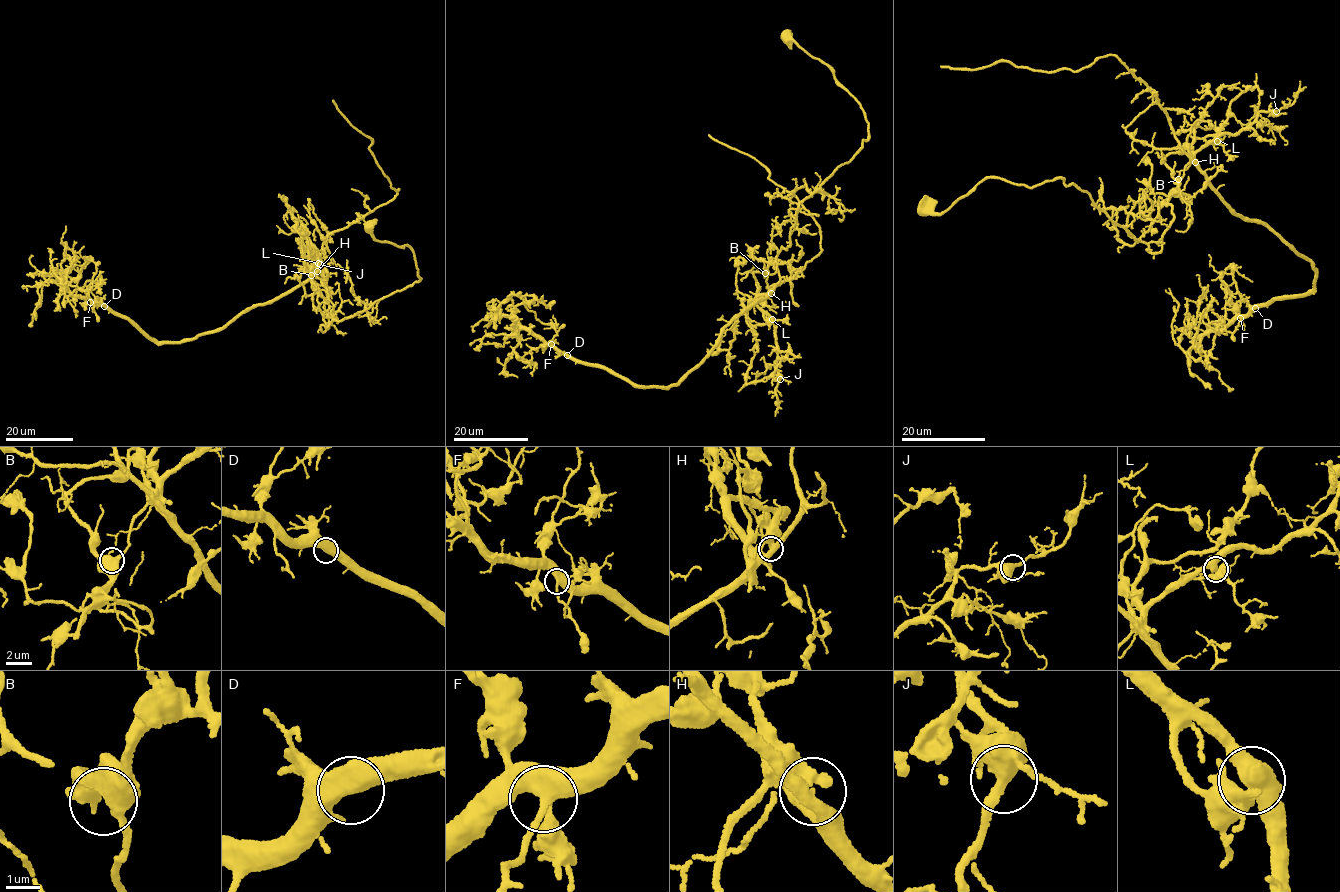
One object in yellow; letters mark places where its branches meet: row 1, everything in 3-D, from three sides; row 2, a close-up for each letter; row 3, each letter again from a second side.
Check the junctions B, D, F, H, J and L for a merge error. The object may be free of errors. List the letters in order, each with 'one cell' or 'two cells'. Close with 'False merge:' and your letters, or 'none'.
B: one cell
D: one cell
F: one cell
H: two cells
J: one cell
L: one cell
False merge: H

